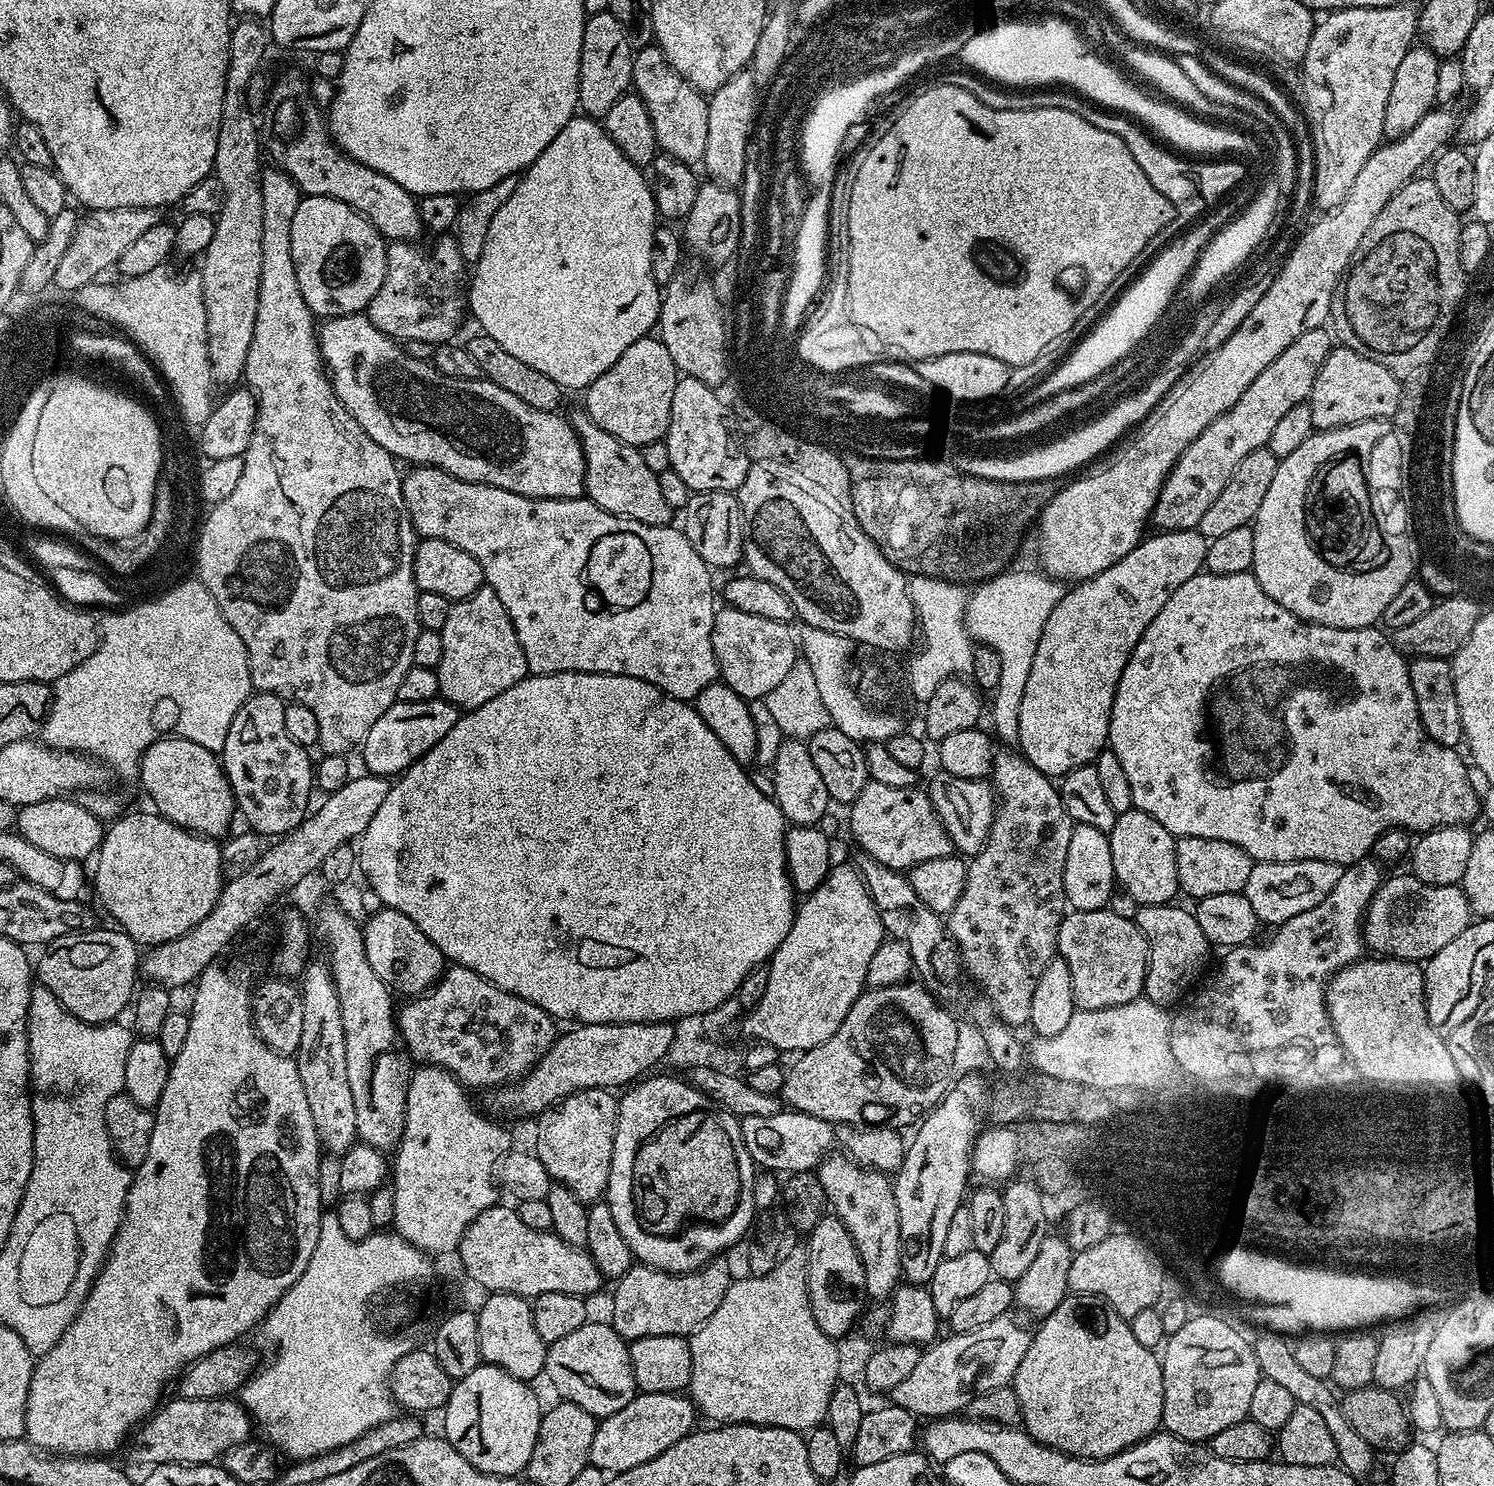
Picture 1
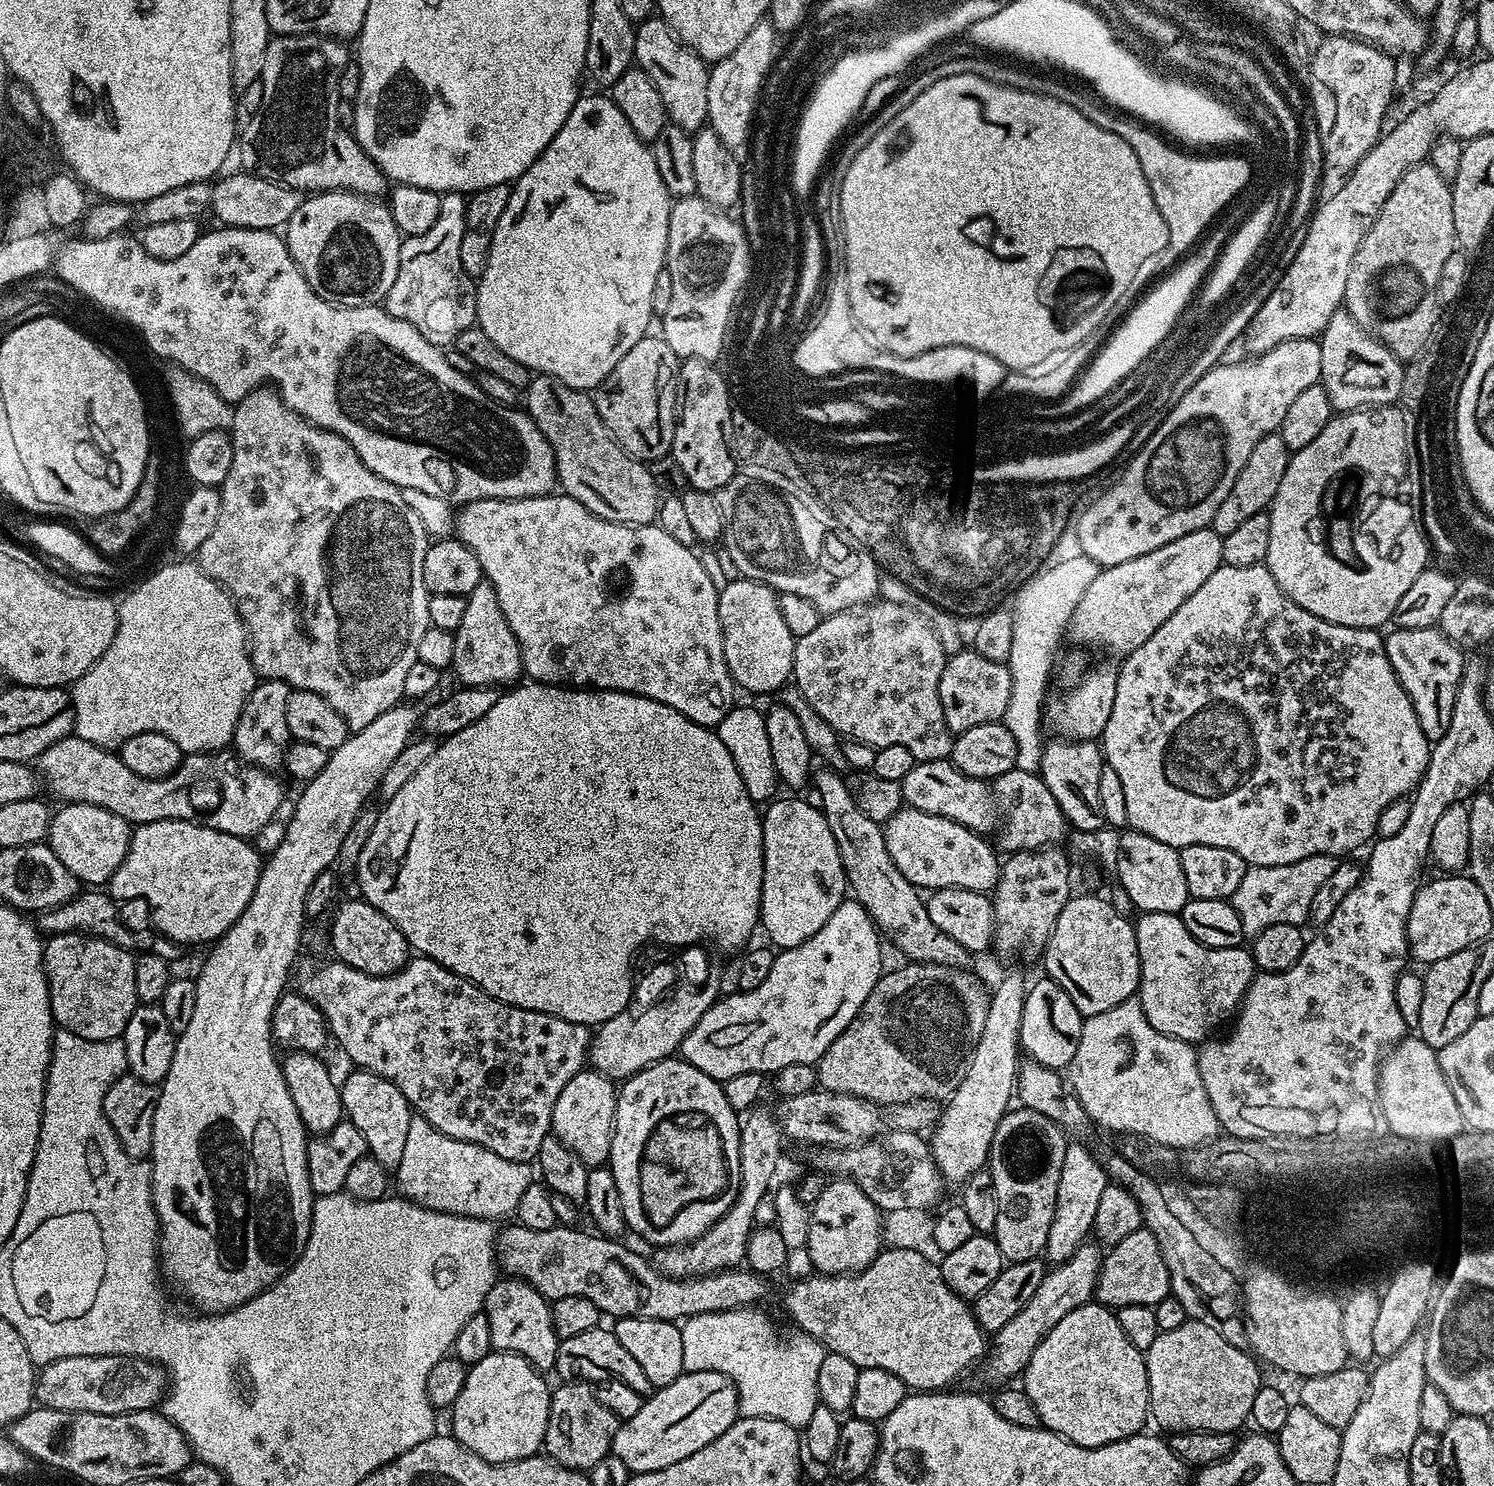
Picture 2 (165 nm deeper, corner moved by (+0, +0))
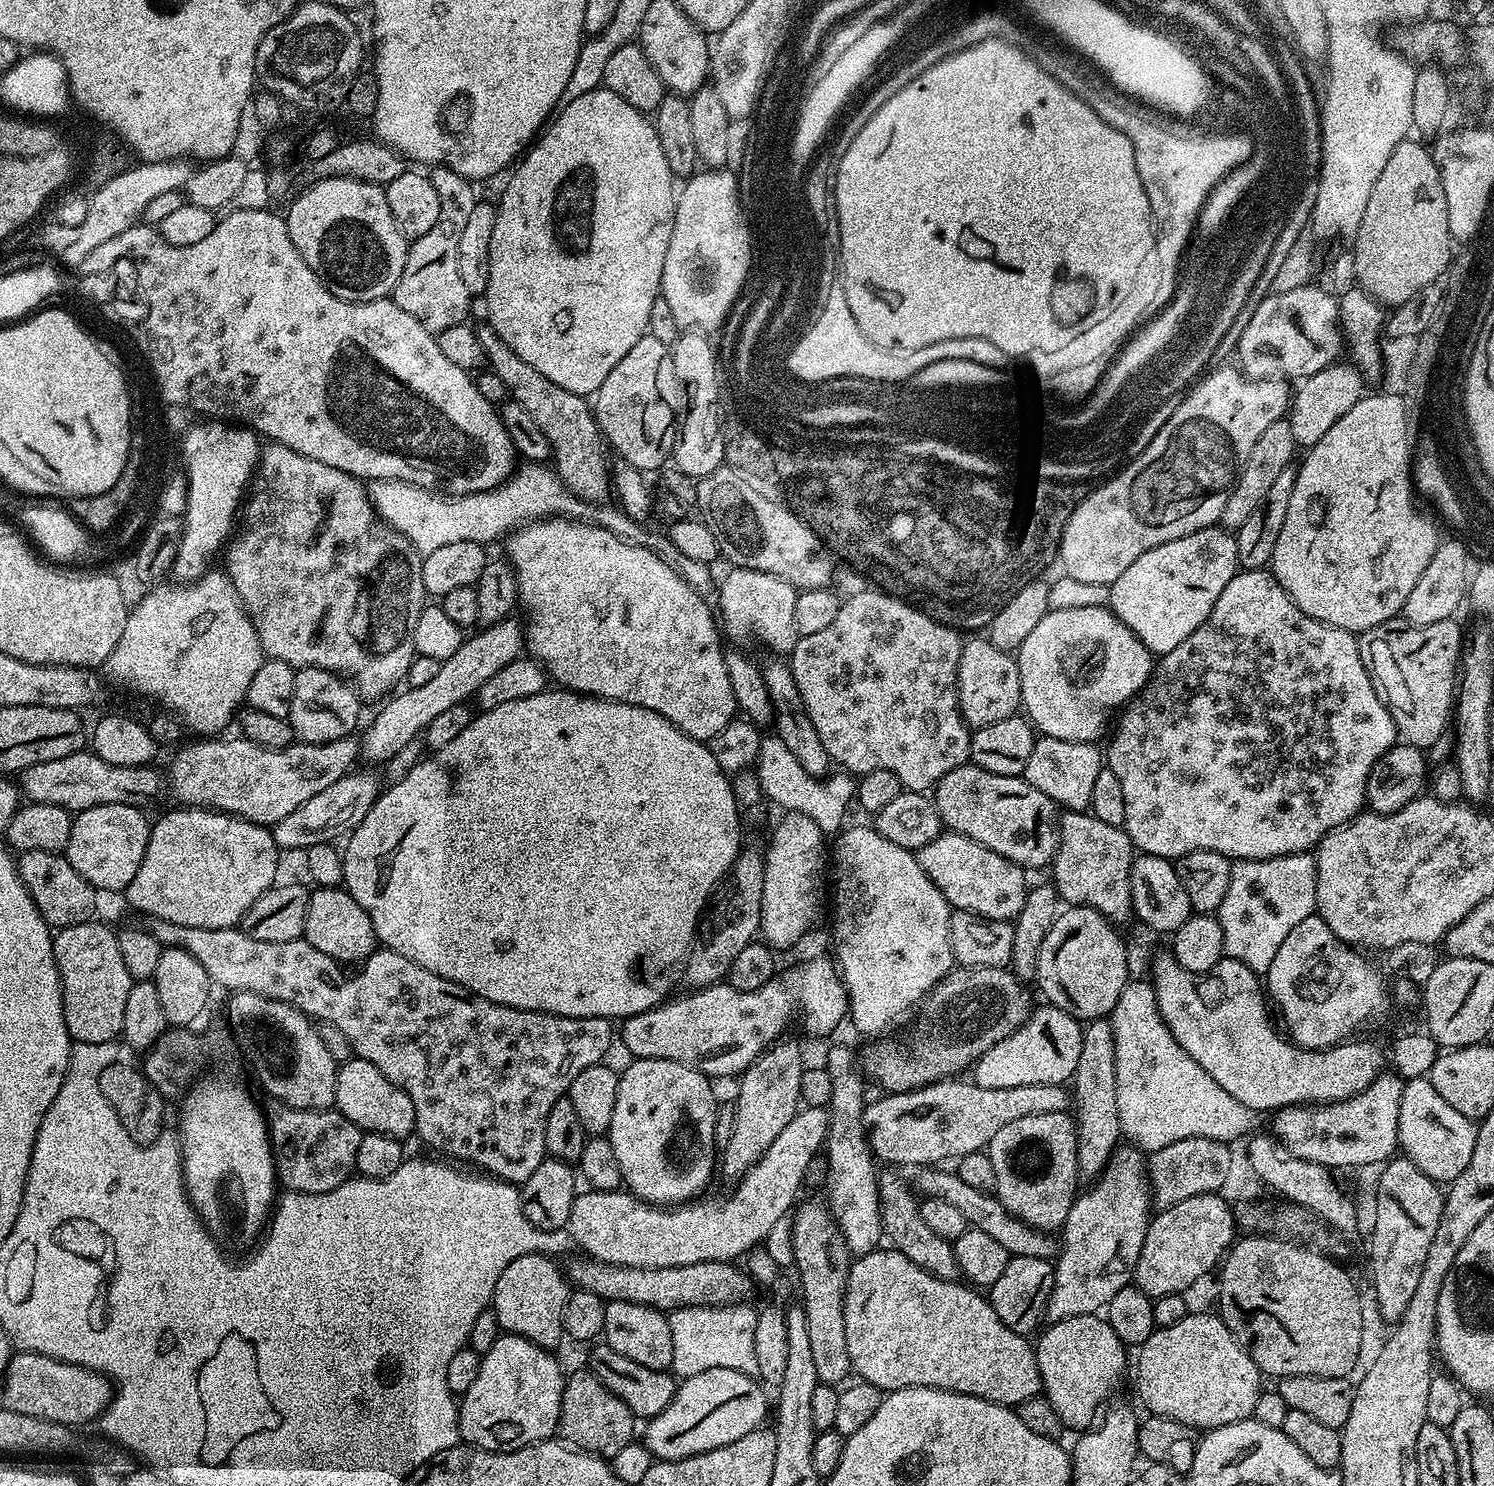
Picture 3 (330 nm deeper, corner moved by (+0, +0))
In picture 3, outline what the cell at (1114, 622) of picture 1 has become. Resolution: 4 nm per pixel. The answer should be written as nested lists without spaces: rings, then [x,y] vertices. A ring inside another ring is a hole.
[[[1220,526],[1203,528],[1189,536],[1166,542],[1157,548],[1146,550],[1142,558],[1138,558],[1108,589],[1107,607],[1112,609],[1117,618],[1136,635],[1152,653],[1153,657],[1165,656],[1174,646],[1179,646],[1210,618],[1210,610],[1214,610],[1214,602],[1218,602],[1218,594],[1226,590],[1226,582],[1234,578],[1238,571],[1238,546],[1236,537],[1231,531]]]

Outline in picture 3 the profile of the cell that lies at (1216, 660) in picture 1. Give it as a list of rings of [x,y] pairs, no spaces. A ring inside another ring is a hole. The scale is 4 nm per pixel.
[[[1240,570],[1234,578],[1230,578],[1230,582],[1226,582],[1226,590],[1218,594],[1218,602],[1214,602],[1210,618],[1206,618],[1206,622],[1202,622],[1202,626],[1198,626],[1198,630],[1194,630],[1186,642],[1159,657],[1144,687],[1119,713],[1119,720],[1116,733],[1115,728],[1111,733],[1113,736],[1108,744],[1108,752],[1106,748],[1106,767],[1114,770],[1122,782],[1122,794],[1126,797],[1123,829],[1141,853],[1164,856],[1170,861],[1194,850],[1217,852],[1235,862],[1269,860],[1275,856],[1289,856],[1315,849],[1327,832],[1347,824],[1365,811],[1370,770],[1374,770],[1382,754],[1398,743],[1394,718],[1389,714],[1387,704],[1374,690],[1372,676],[1362,662],[1359,639],[1353,633],[1307,616],[1268,570]]]

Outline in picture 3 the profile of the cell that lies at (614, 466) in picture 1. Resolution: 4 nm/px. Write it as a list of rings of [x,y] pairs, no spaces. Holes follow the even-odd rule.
[[[481,324],[481,328],[475,329],[475,334],[484,347],[487,367],[505,383],[507,395],[526,406],[530,418],[534,418],[534,423],[541,428],[542,434],[550,438],[554,471],[564,483],[564,487],[589,505],[603,505],[607,501],[604,499],[613,495],[614,485],[610,475],[606,441],[600,425],[596,423],[589,401],[570,390],[562,390],[562,386],[550,382],[550,378],[542,378],[542,374],[538,374],[538,370],[530,366],[530,362],[522,362],[522,358],[518,358],[514,350],[510,350],[510,346],[501,342],[500,335],[491,324]]]

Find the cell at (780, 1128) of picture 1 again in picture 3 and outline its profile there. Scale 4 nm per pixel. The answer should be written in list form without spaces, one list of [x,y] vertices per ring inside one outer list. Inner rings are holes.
[[[940,1166],[925,1167],[921,1171],[924,1173],[917,1178],[915,1187],[921,1193],[924,1191],[925,1197],[933,1196],[942,1202],[950,1202],[950,1206],[954,1206],[961,1212],[962,1218],[966,1218],[968,1225],[982,1230],[982,1234],[990,1234],[990,1238],[994,1238],[994,1242],[999,1242],[1006,1249],[1009,1257],[1025,1256],[1026,1258],[1047,1260],[1057,1251],[1057,1241],[1052,1241],[1053,1237],[1049,1233],[1032,1228],[1017,1216],[1010,1214],[996,1195],[991,1192],[974,1190],[968,1183],[962,1182],[962,1178],[957,1176],[955,1171],[943,1172],[942,1169],[943,1167]]]

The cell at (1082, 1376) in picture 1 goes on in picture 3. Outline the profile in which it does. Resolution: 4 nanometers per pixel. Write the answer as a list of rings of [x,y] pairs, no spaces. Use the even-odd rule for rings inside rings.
[[[1096,1314],[1066,1318],[1049,1323],[1047,1326],[1049,1328],[1044,1333],[1042,1333],[1043,1331],[1039,1333],[1040,1341],[1035,1341],[1034,1344],[1042,1395],[1048,1399],[1050,1406],[1054,1408],[1054,1414],[1058,1414],[1061,1425],[1065,1429],[1087,1429],[1097,1419],[1098,1413],[1101,1411],[1100,1403],[1119,1386],[1120,1375],[1123,1374],[1124,1367],[1127,1364],[1129,1367],[1130,1356],[1128,1360],[1127,1354],[1124,1353],[1127,1352],[1126,1345],[1120,1341],[1118,1334],[1114,1334],[1107,1319]]]

